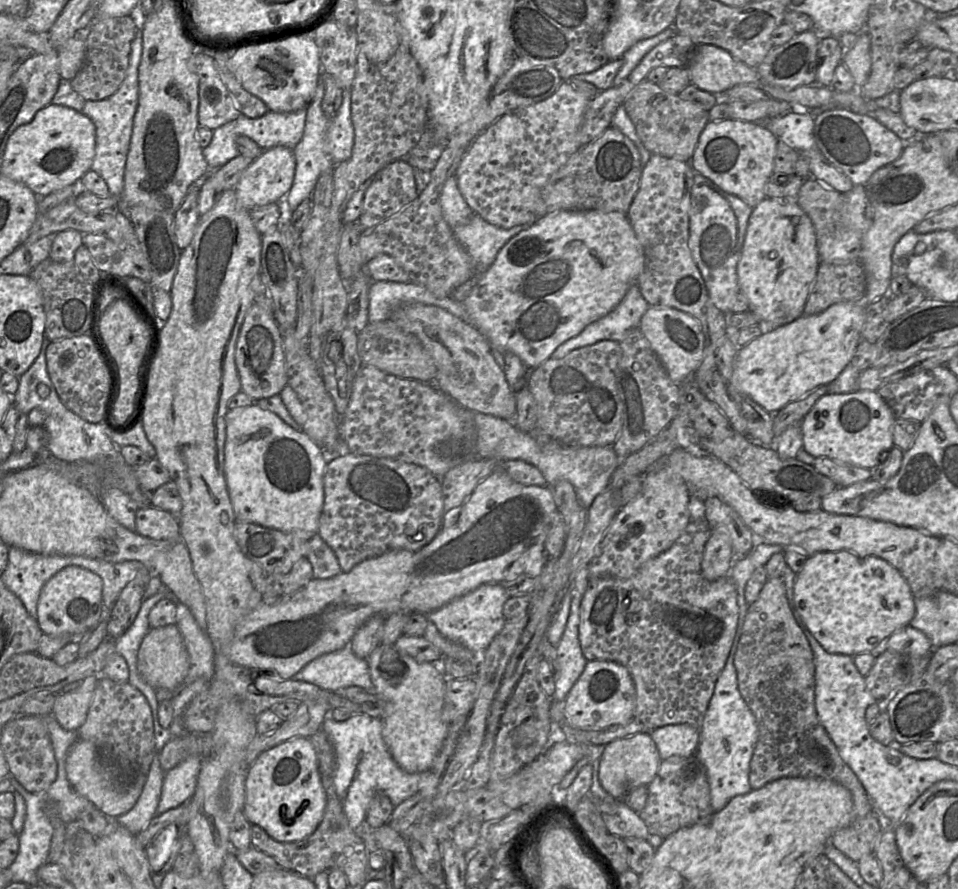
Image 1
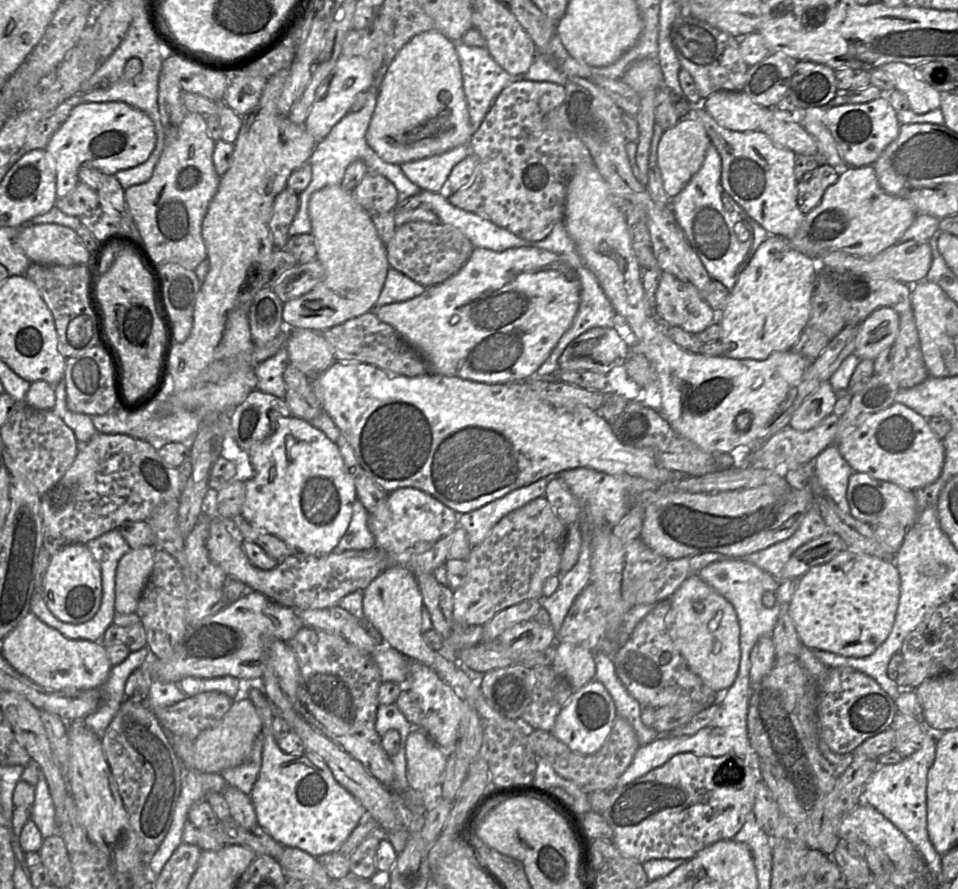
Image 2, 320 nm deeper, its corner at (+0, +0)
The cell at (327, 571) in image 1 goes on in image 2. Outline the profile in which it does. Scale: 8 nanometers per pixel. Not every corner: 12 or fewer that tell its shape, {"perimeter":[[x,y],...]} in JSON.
{"perimeter":[[356,501],[348,529],[334,552],[368,550],[375,539],[368,511]]}

